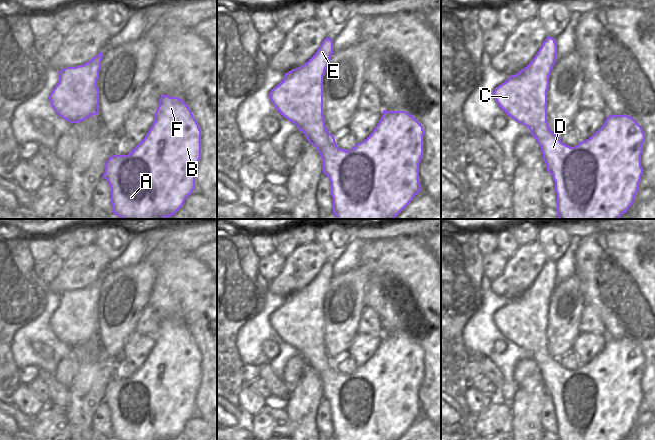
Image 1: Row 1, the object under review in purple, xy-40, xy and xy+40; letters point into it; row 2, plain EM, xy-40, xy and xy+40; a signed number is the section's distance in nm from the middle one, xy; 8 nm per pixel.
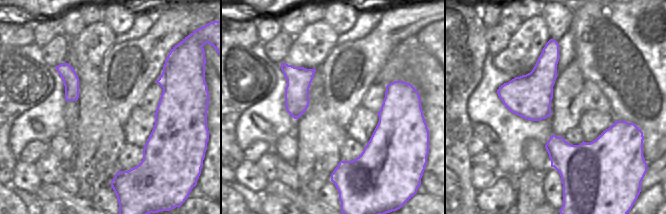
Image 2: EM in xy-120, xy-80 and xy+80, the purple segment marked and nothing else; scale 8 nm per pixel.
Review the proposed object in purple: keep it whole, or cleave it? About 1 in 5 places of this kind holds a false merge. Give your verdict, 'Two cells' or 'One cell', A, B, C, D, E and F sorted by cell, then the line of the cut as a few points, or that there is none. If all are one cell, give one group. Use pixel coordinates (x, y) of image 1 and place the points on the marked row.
One cell. Groups: A B C D E F. No split

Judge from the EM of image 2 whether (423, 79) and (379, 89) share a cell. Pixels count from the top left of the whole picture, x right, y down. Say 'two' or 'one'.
two

